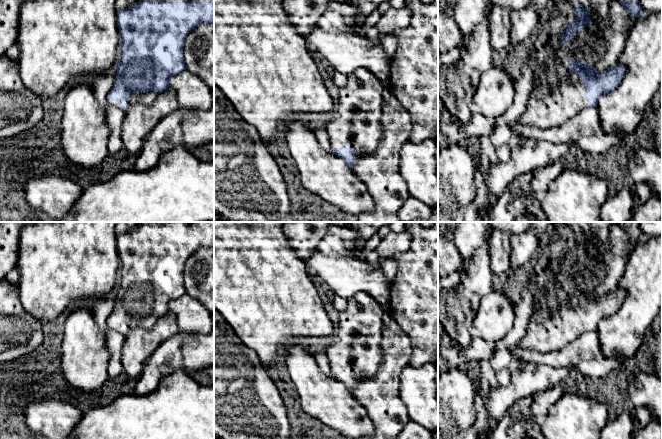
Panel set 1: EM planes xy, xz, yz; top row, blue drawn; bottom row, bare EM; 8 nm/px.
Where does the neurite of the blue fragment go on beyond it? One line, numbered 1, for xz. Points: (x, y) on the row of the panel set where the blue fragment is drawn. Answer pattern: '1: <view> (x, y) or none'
1: xz (356, 121)

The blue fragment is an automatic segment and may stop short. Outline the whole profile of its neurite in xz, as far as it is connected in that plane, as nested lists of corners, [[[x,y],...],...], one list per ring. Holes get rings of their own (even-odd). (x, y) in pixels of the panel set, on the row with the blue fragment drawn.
[[[360,68],[347,76],[347,84],[339,89],[338,103],[325,129],[329,135],[332,153],[342,158],[349,168],[357,152],[374,151],[382,137],[381,105],[383,83],[367,69]]]

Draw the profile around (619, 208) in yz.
[[[645,183],[625,187],[615,196],[609,197],[601,209],[602,222],[628,222],[635,207],[652,196],[652,188]]]

